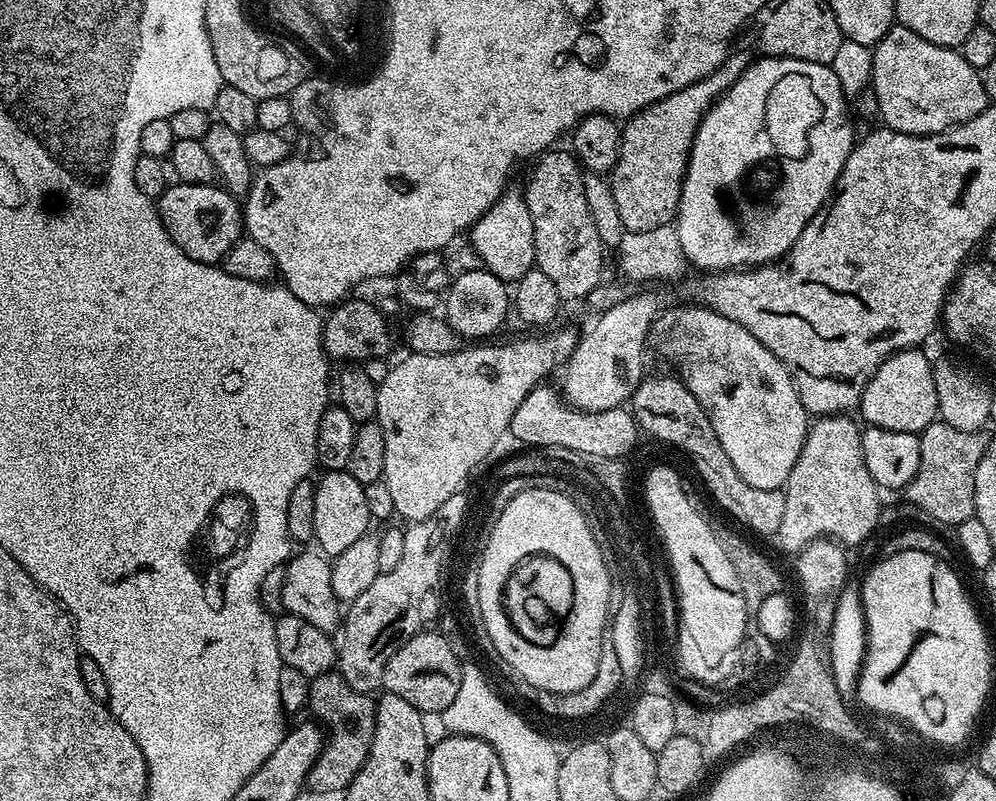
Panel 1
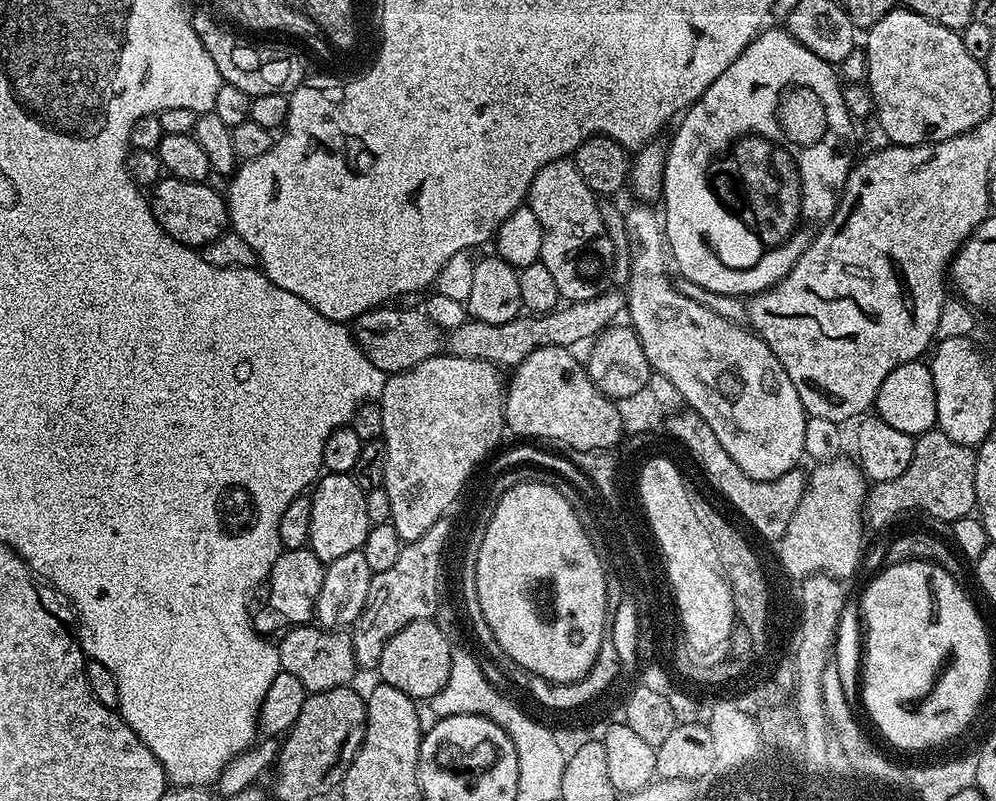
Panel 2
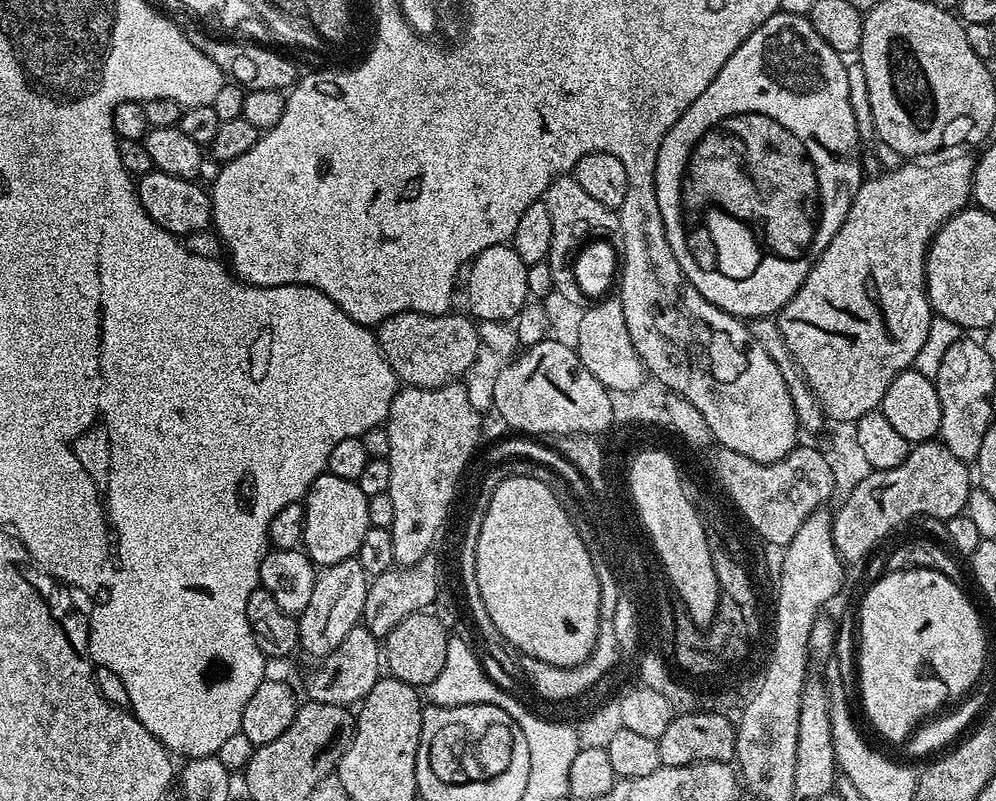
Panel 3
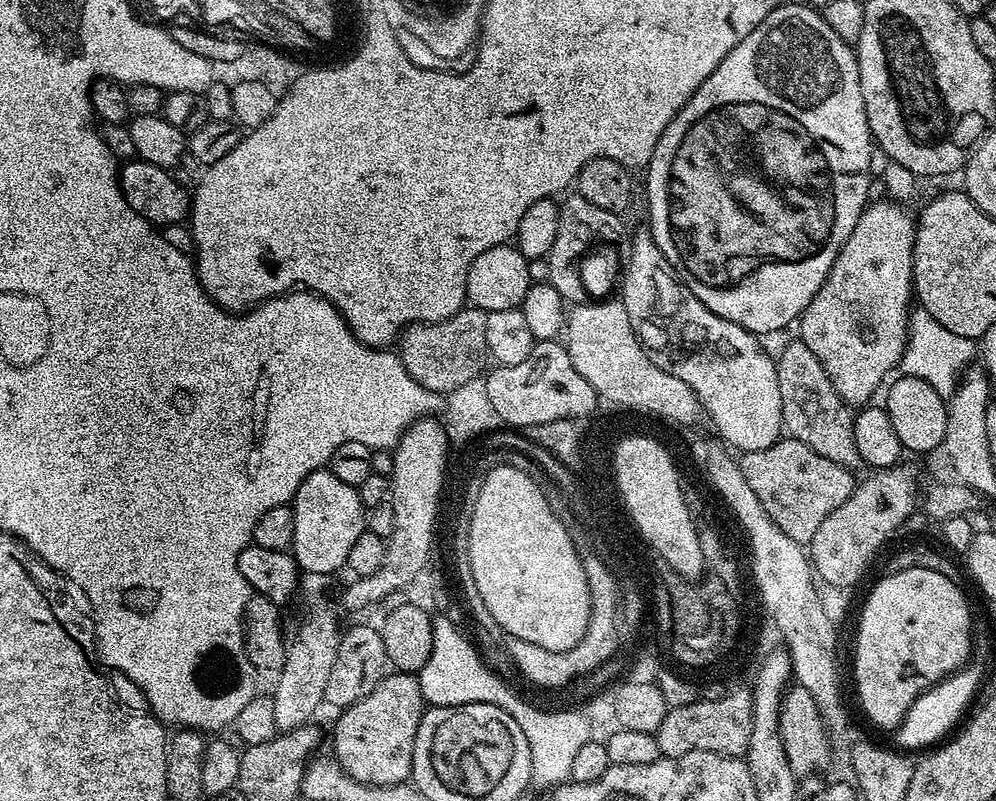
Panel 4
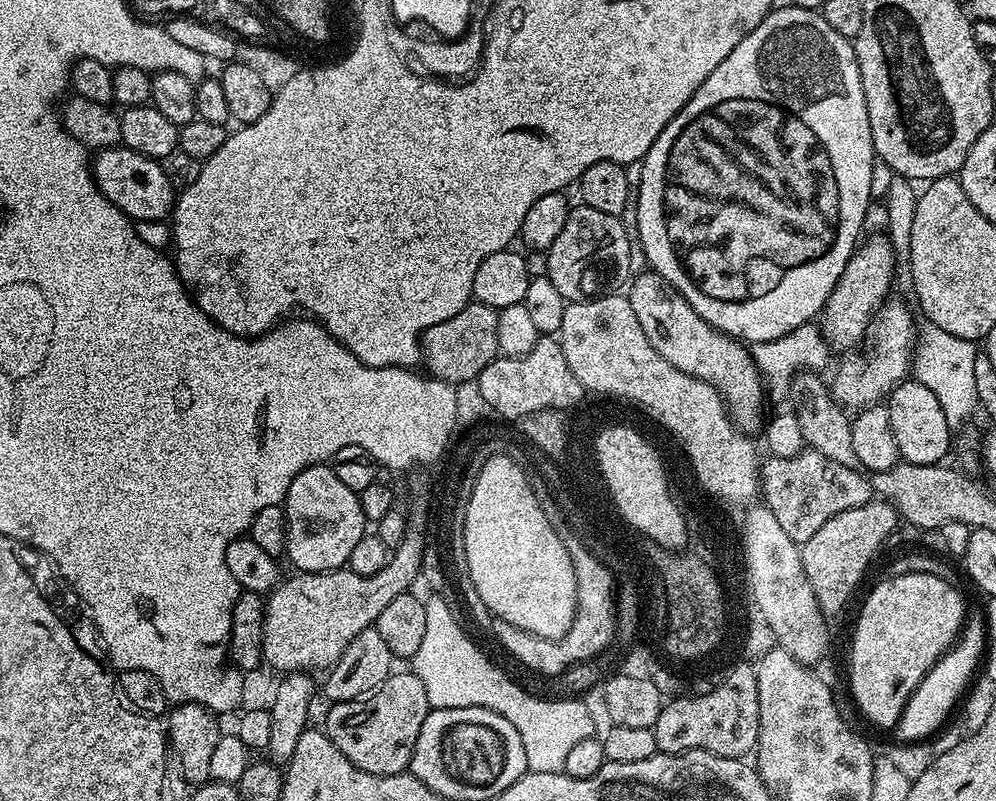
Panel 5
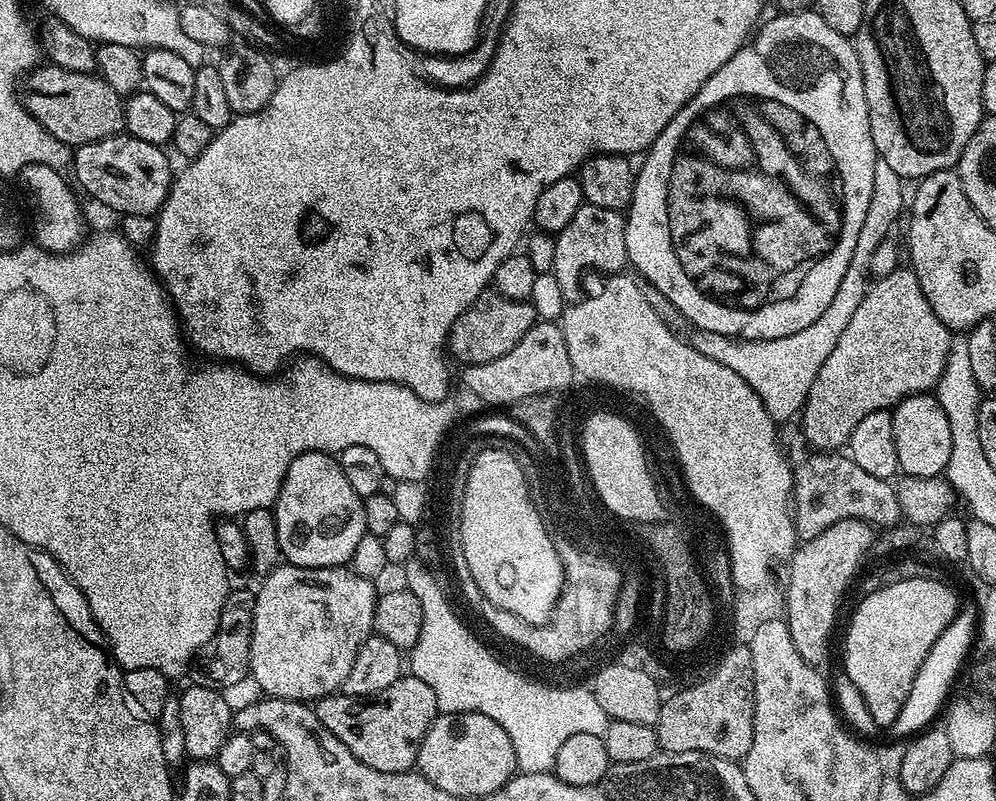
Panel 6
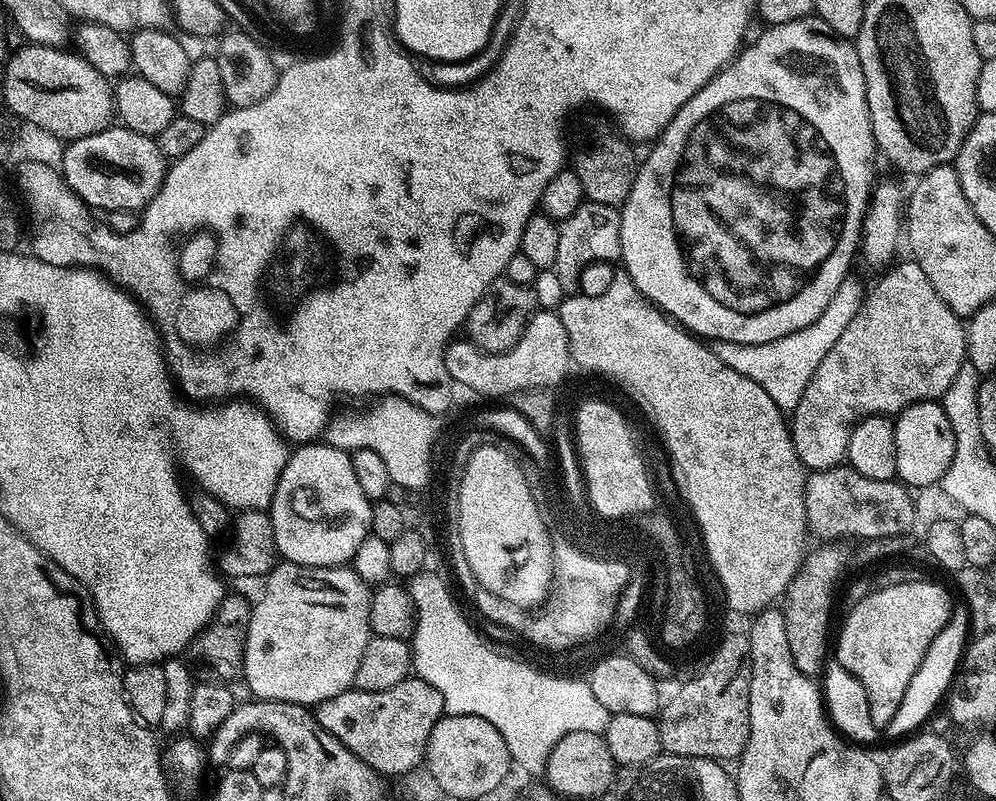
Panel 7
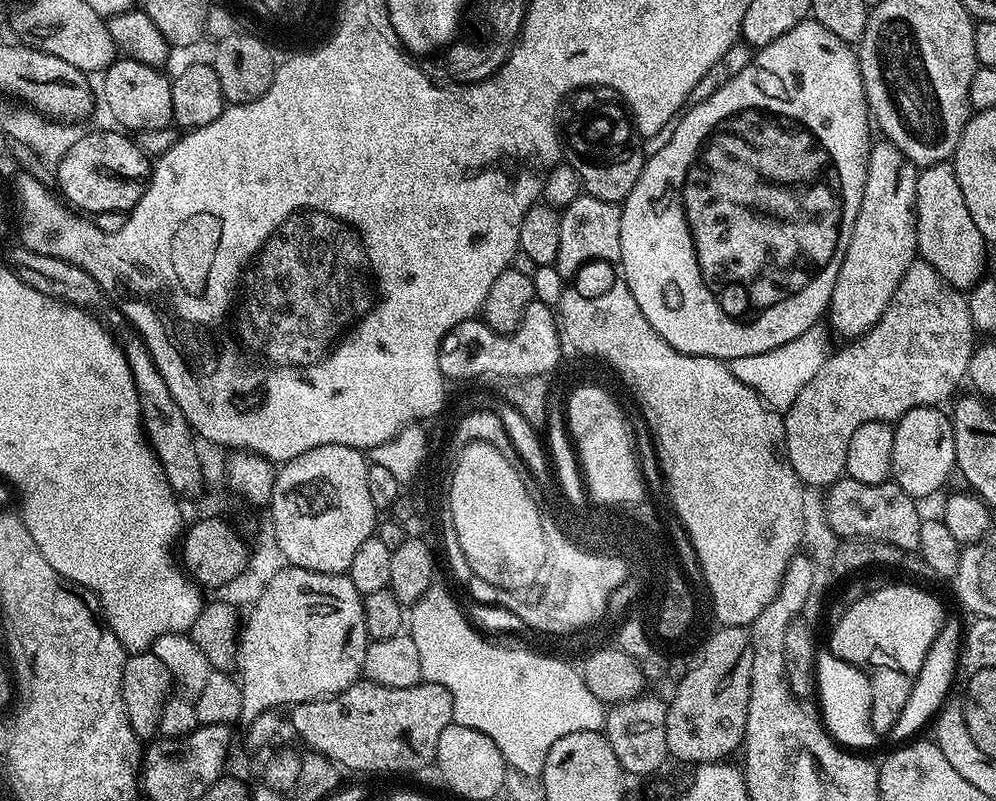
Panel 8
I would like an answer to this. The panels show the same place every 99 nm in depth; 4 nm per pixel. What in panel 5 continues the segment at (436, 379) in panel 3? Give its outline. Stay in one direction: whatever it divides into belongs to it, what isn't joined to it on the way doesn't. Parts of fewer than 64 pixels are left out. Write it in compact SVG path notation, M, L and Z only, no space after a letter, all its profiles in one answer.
M470 302L454 318L438 322L424 331L420 337L420 351L423 359L432 367L431 375L447 384L459 386L475 381L491 360L499 353L497 309L479 302Z

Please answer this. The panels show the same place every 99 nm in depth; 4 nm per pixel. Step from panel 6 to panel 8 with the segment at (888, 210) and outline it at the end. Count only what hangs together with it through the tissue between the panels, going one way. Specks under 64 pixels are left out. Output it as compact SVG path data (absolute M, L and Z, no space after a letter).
M819 323L774 350L766 350L762 354L748 354L746 358L734 358L727 361L727 365L734 378L750 386L750 390L757 392L769 408L788 410L791 409L794 398L802 394L806 382L810 382L810 378L814 378L814 374L818 374L818 370L822 370L822 366L828 361L828 336L830 337L829 329Z

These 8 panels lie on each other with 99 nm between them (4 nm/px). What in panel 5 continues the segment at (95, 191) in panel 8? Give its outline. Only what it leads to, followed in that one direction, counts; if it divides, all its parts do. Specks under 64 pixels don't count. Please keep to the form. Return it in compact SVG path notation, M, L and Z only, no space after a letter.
M123 146L102 148L95 153L90 167L92 176L101 194L110 198L132 221L168 220L178 199L177 189L172 189L172 180L164 173L165 165L149 156L138 154Z

